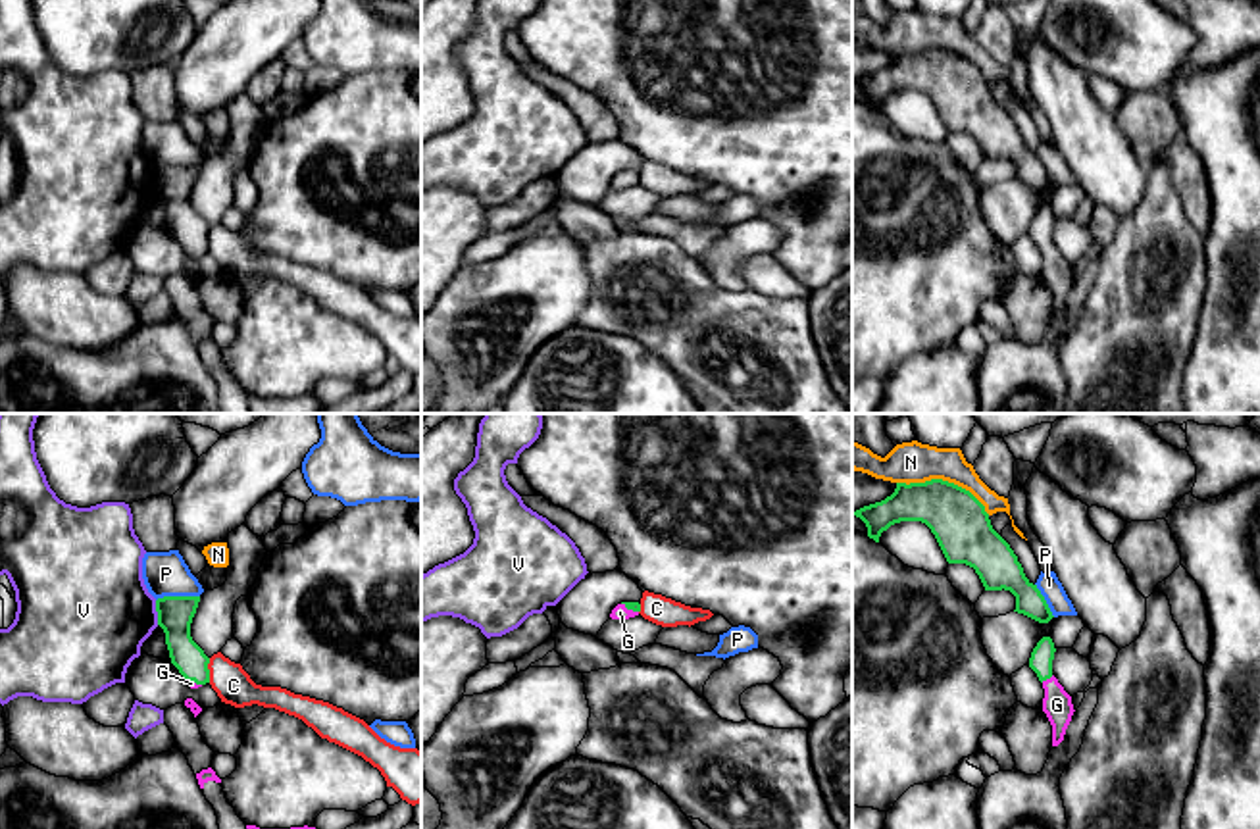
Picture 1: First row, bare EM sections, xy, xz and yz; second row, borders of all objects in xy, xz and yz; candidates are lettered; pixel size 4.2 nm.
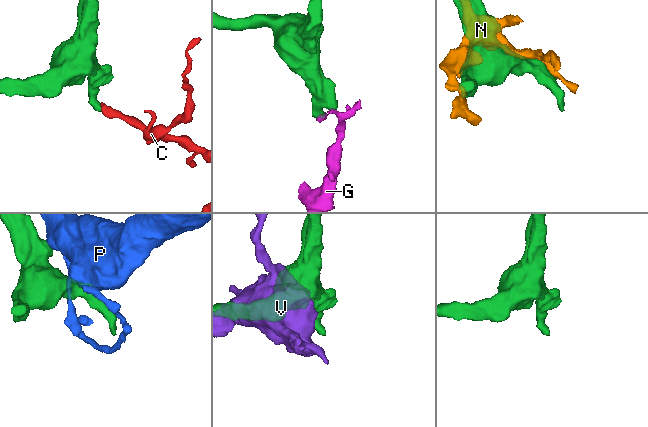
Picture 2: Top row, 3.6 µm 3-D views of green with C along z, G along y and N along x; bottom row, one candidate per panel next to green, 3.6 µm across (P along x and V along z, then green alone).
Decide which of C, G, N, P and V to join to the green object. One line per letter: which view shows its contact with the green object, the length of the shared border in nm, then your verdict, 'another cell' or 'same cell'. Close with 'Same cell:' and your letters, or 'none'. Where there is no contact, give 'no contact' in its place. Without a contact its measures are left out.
C: xy | 100 nm | another cell
G: yz | 60 nm | another cell
N: yz | 420 nm | another cell
P: xy | 190 nm | another cell
V: xy | 110 nm | another cell
Same cell: none

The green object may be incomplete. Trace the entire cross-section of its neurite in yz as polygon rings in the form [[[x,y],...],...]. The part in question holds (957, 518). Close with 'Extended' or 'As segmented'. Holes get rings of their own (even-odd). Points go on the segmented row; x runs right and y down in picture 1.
[[[943,479],[896,483],[891,496],[852,514],[866,523],[868,537],[875,542],[895,523],[925,523],[946,562],[973,567],[985,590],[1010,590],[1016,596],[1014,612],[1039,623],[1054,617],[1010,544],[993,529],[985,506],[970,490]]]. As segmented

